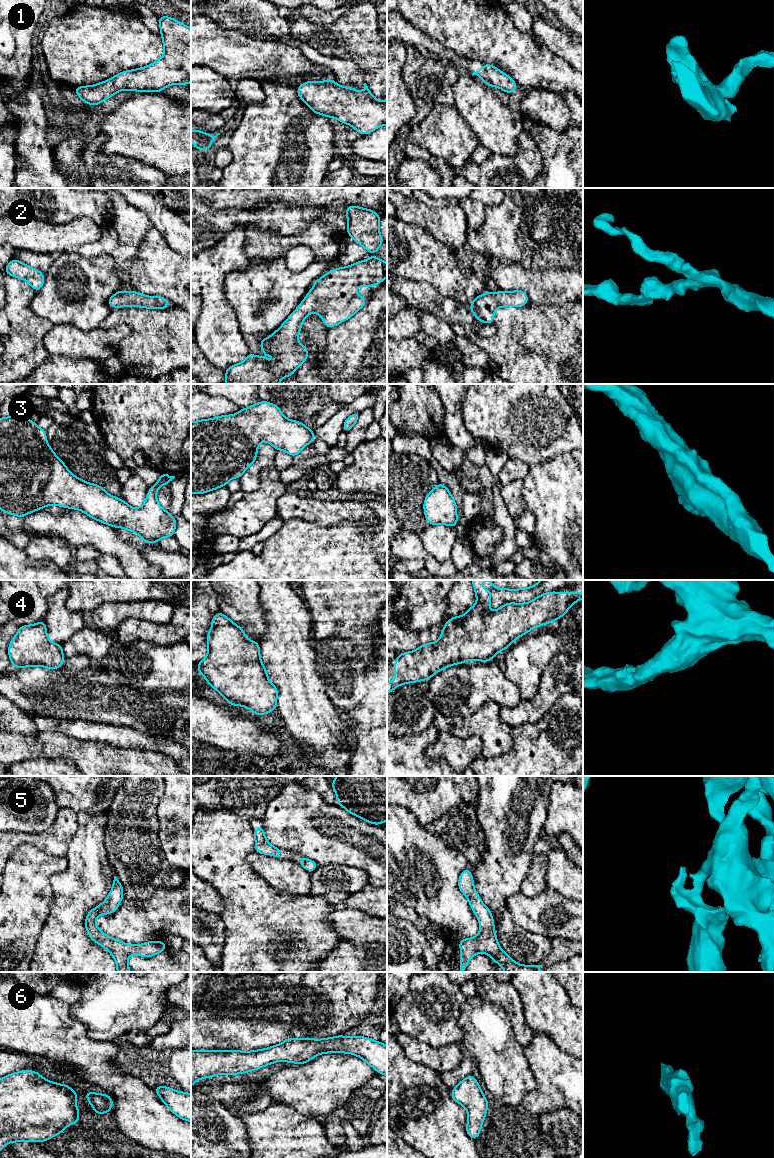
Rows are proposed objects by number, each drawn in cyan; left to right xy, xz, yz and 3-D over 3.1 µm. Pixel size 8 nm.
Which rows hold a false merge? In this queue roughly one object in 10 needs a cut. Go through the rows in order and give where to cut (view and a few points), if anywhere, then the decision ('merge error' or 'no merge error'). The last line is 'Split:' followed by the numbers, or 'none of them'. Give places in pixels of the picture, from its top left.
1: no cut; no merge error
2: no cut; no merge error
3: no cut; no merge error
4: no cut; no merge error
5: no cut; no merge error
6: no cut; no merge error
Split: none of them

